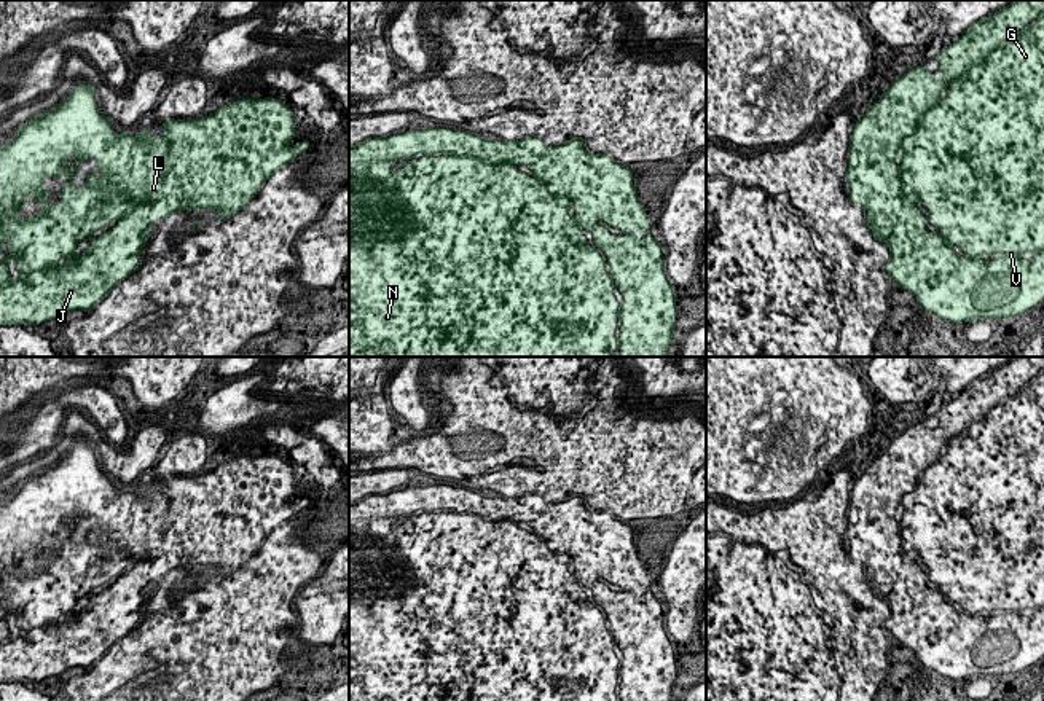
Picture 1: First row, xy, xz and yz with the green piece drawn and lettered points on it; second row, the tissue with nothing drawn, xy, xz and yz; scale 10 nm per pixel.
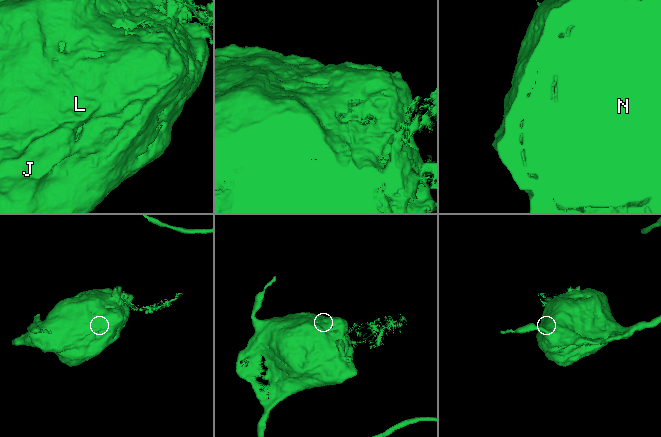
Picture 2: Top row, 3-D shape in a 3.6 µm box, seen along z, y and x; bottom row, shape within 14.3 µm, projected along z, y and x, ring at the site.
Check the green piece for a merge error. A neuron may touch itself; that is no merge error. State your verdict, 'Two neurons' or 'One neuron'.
One neuron

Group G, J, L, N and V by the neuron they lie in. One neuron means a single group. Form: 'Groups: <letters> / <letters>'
Groups: G J L N V

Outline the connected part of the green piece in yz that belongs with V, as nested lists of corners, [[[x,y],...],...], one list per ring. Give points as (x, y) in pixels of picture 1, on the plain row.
[[[1012,357],[985,378],[971,381],[936,416],[936,433],[923,422],[912,425],[856,478],[846,527],[848,550],[867,567],[865,582],[873,594],[889,605],[886,629],[902,647],[912,648],[921,664],[953,680],[1018,672],[1044,656],[1044,357]]]

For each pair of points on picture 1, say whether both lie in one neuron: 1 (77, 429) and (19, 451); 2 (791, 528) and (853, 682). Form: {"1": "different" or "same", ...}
{"1": "different", "2": "same"}

